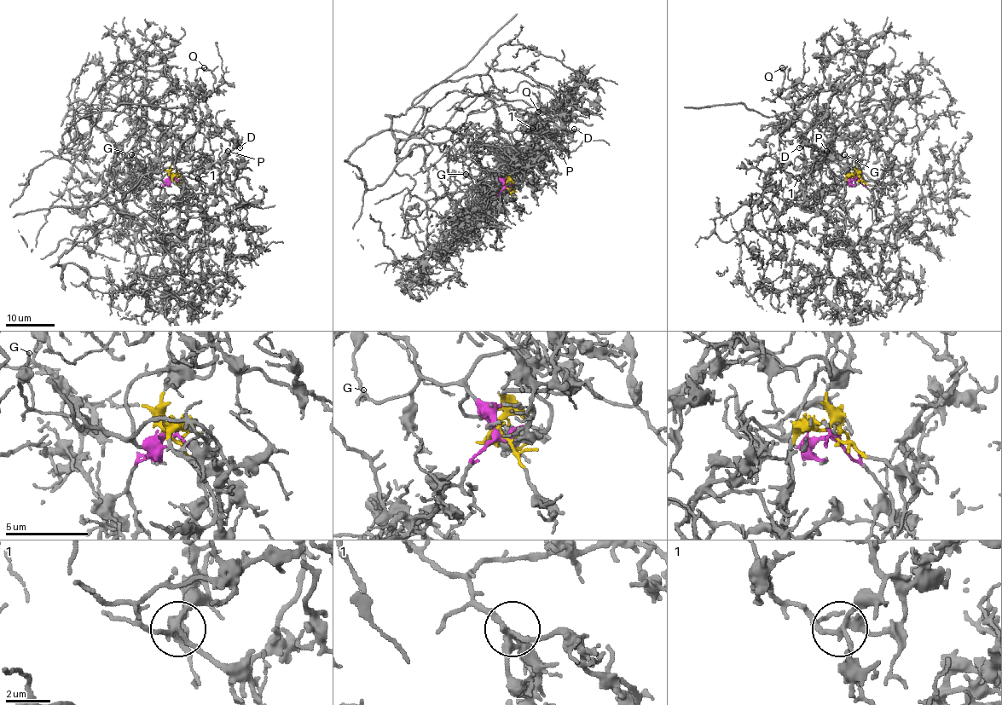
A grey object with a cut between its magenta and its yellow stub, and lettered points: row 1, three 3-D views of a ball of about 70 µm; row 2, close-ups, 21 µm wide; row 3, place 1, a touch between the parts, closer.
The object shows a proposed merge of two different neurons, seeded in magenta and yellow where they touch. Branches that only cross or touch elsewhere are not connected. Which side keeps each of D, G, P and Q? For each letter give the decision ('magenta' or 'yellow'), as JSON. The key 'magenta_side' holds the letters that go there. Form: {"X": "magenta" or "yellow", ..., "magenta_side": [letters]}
{"D": "yellow", "G": "magenta", "P": "yellow", "Q": "yellow", "magenta_side": ["G"]}

